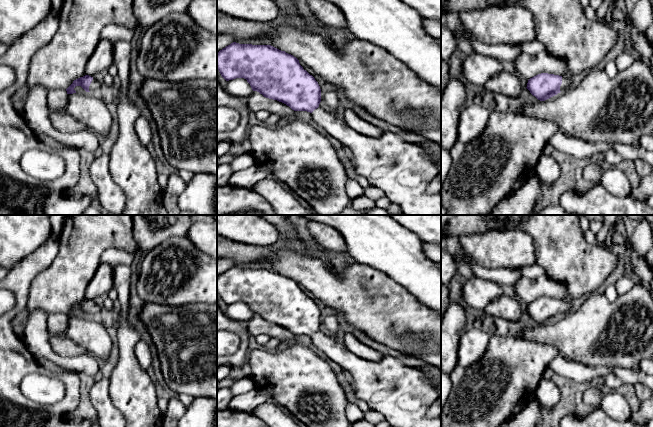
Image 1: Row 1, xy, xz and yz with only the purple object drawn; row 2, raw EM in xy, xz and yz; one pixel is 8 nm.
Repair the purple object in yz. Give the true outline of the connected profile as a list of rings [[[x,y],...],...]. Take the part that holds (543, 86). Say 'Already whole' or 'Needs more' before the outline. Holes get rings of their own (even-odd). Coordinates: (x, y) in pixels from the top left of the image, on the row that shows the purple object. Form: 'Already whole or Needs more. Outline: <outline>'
Needs more. Outline: [[[541,73],[530,78],[526,88],[538,100],[545,101],[571,87],[571,77]]]

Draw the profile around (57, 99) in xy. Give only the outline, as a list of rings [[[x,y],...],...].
[[[55,89],[48,92],[47,103],[54,129],[62,133],[87,130],[83,123],[75,120],[64,111],[68,100],[67,95],[65,89]]]

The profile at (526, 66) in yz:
[[[546,50],[535,56],[522,52],[512,65],[519,77],[528,80],[541,73],[563,76],[566,69],[563,59],[552,56]]]

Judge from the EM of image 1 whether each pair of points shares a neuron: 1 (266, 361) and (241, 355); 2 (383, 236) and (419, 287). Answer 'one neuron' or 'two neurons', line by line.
1: two neurons
2: one neuron

